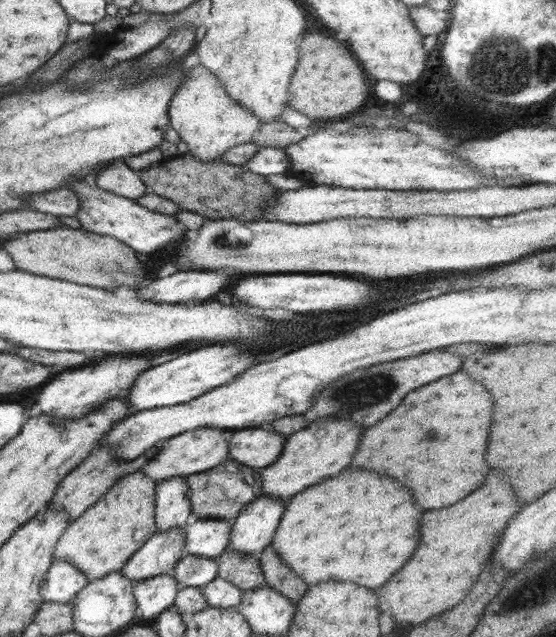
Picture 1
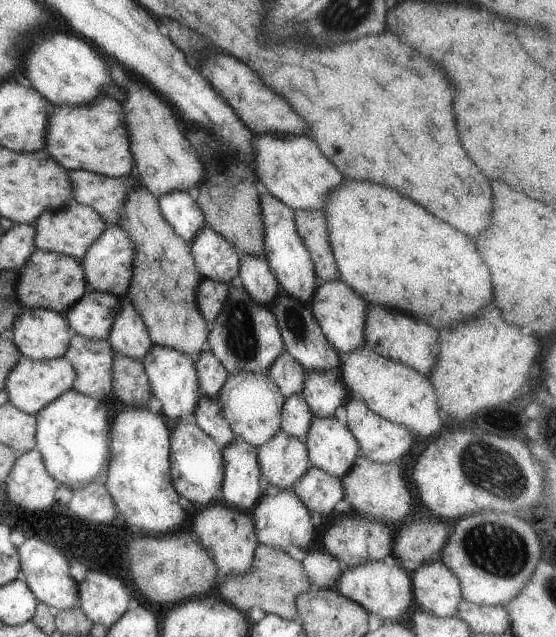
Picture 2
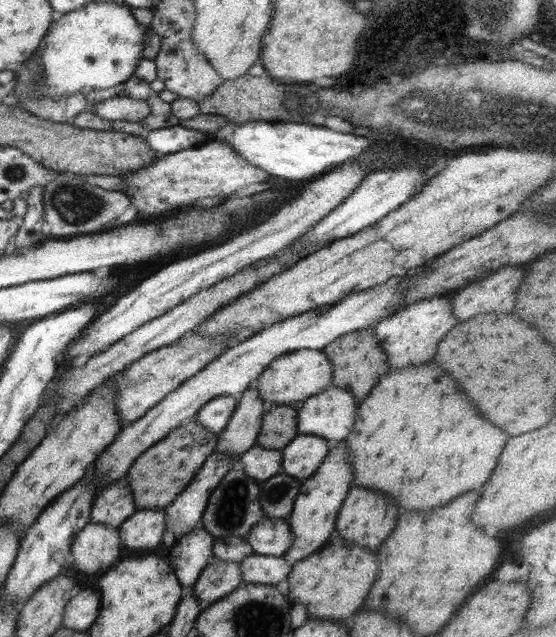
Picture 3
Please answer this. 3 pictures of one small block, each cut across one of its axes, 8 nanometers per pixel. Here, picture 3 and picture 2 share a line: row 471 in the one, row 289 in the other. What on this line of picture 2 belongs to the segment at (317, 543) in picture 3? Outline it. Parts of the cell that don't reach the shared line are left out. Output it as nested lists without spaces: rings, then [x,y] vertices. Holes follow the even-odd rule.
[[[341,279],[338,281],[320,282],[309,303],[316,322],[320,325],[328,342],[340,352],[354,352],[365,346],[364,328],[366,328],[367,302],[354,289]]]

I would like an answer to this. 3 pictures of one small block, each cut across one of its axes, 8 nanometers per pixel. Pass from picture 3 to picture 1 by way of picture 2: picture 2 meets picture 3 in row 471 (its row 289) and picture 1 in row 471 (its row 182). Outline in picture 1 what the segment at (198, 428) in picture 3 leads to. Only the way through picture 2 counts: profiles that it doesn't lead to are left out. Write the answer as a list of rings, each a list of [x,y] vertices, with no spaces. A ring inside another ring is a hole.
[[[142,471],[119,478],[98,502],[66,527],[54,547],[55,560],[71,562],[89,580],[122,570],[130,557],[157,532],[156,483]]]

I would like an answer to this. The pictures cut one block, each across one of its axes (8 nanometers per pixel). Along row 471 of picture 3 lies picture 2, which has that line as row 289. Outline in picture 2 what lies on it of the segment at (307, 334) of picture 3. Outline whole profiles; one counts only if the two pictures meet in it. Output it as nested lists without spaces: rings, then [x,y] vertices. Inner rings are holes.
[[[114,224],[108,225],[106,230],[102,232],[102,236],[88,248],[86,256],[80,261],[82,270],[84,270],[86,290],[110,293],[119,298],[127,296],[134,254],[136,254],[136,246],[130,240],[128,232]]]

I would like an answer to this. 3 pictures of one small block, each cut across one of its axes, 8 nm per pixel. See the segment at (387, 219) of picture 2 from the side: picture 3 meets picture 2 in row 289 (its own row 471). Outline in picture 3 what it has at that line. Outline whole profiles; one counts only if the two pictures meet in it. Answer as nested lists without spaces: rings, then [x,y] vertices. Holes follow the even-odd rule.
[[[422,364],[386,372],[358,404],[356,420],[345,438],[352,462],[352,487],[372,488],[394,500],[400,512],[422,512],[480,488],[492,474],[508,436],[484,420],[436,364]]]

